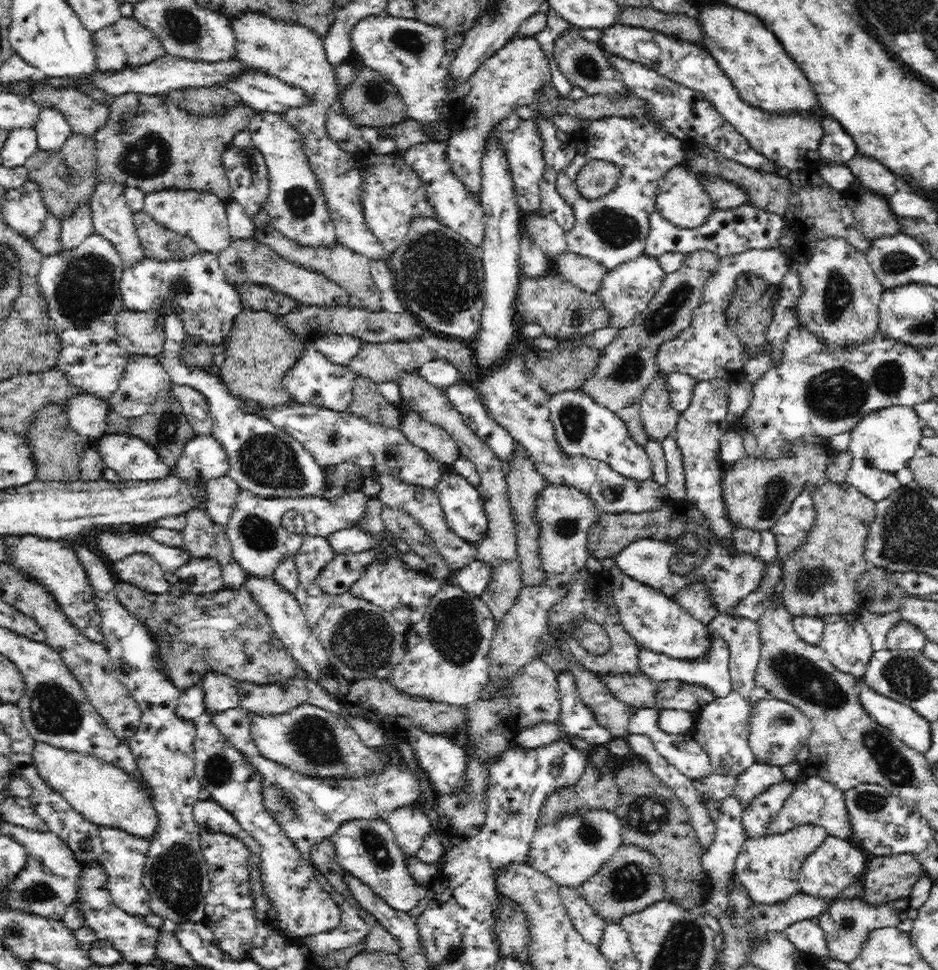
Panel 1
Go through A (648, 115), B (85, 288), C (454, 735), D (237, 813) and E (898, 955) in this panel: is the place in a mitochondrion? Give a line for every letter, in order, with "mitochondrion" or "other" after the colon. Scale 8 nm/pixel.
A: other
B: mitochondrion
C: other
D: other
E: other

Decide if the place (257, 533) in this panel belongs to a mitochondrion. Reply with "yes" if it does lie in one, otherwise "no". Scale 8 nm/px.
yes

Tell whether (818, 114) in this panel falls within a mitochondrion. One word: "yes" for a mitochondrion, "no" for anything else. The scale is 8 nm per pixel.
no

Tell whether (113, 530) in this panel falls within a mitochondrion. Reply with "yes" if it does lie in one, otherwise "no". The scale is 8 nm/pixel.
no

